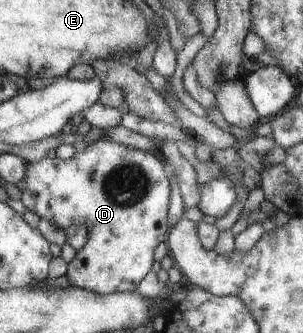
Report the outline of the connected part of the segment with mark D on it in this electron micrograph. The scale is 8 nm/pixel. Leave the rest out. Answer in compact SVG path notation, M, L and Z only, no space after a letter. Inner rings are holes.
M100 137L90 142L82 152L72 158L43 157L36 163L25 163L24 190L20 202L26 210L48 221L55 228L70 225L86 226L88 240L76 250L76 256L67 264L64 274L73 287L110 294L134 290L152 266L154 248L165 242L169 231L166 210L169 202L169 171L165 163L154 154Z

